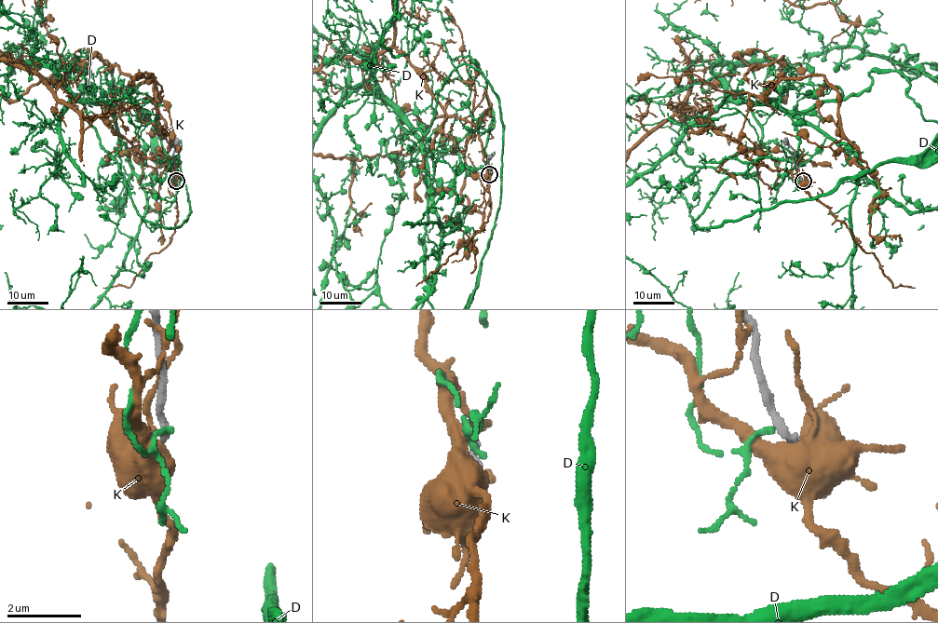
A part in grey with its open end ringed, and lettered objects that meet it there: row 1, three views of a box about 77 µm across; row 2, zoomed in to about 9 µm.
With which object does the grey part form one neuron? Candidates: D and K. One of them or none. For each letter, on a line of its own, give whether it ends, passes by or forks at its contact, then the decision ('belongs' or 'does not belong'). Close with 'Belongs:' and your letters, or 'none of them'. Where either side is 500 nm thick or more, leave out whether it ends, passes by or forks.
D: it ends | does not belong
K: it forks | does not belong
Belongs: none of them

